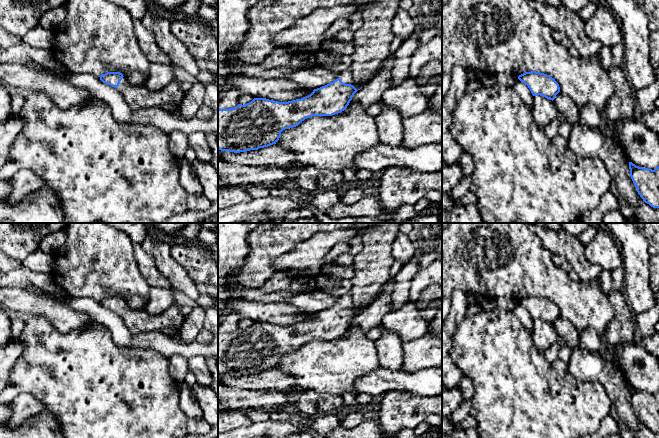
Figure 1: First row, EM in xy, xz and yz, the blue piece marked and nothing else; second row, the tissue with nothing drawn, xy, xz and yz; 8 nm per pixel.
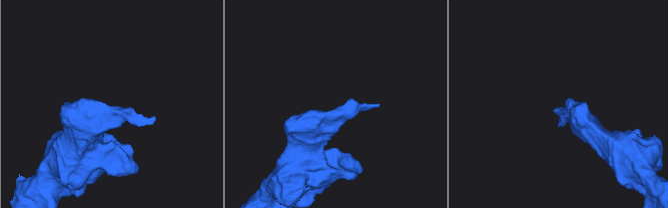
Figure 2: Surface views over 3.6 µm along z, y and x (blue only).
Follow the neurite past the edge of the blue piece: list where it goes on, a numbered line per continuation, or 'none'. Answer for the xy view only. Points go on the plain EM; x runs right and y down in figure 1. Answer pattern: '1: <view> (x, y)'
1: xy (137, 321)

